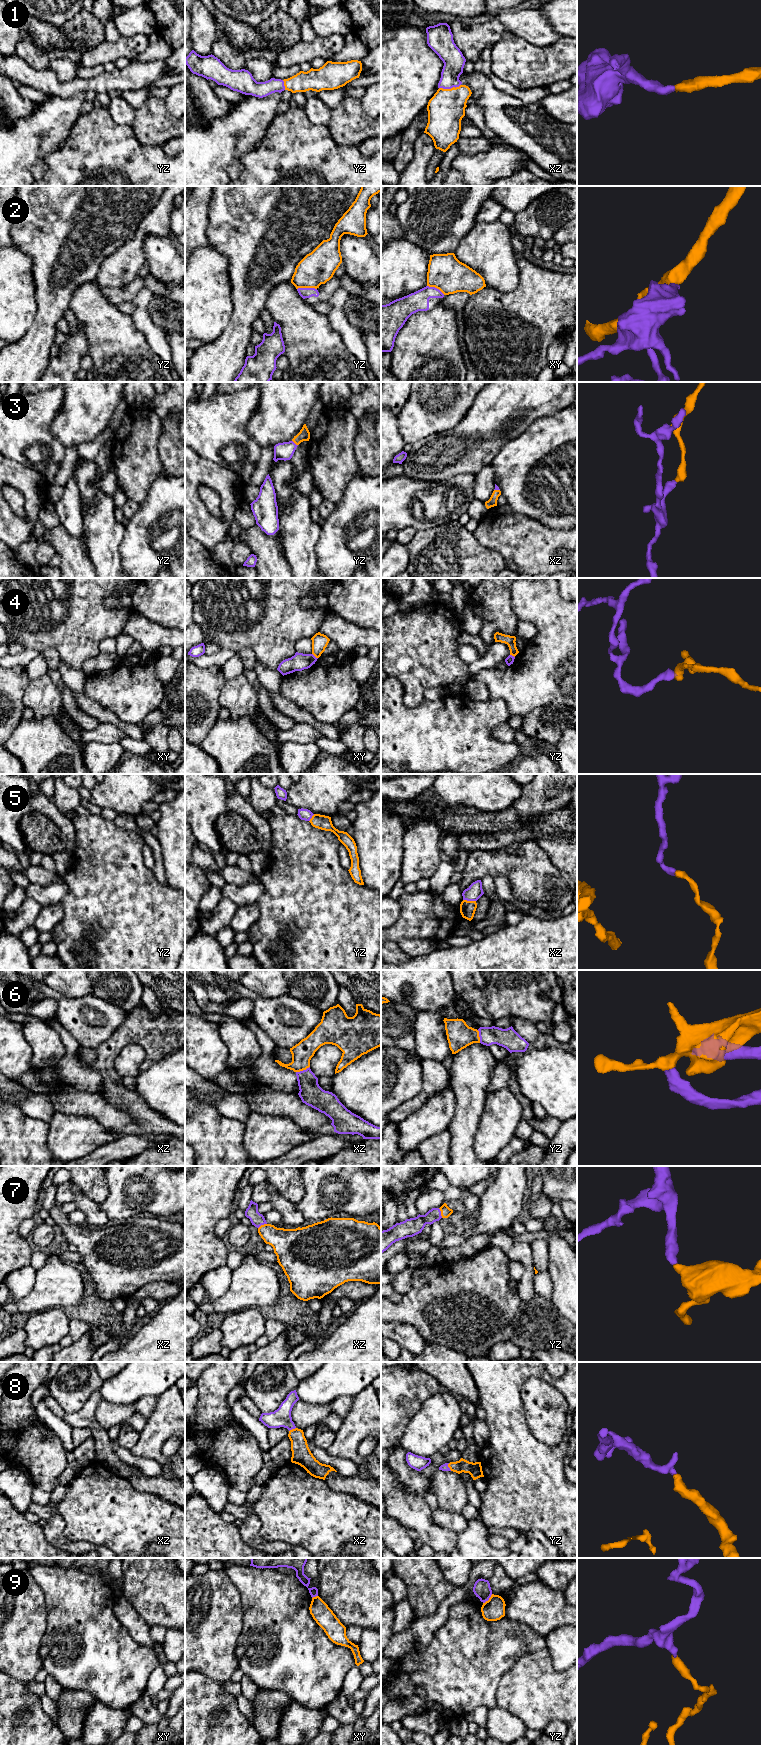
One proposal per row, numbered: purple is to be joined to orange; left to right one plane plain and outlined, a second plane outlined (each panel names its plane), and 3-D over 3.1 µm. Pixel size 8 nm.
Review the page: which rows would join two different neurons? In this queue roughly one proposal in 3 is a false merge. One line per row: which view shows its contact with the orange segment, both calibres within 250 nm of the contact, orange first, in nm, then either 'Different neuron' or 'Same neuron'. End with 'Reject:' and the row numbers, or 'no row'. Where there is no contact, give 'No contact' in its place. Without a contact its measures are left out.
1: Touches orange in xz. Thickness 300 nm (orange) against 170 nm. Same neuron
2: Touches orange in yz. Thickness 260 nm (orange) against 80 nm. Different neuron
3: Touches orange in yz. Thickness 100 nm (orange) against 140 nm. Same neuron
4: Touches orange in xy. Thickness 130 nm (orange) against 140 nm. Different neuron
5: Touches orange in xz. Thickness 130 nm (orange) against 120 nm. Different neuron
6: Touches orange in xz. Thickness 160 nm (orange) against 180 nm. Same neuron
7: Touches orange in yz. Thickness 80 nm (orange) against 140 nm. Same neuron
8: Touches orange in yz. Thickness 110 nm (orange) against 60 nm. Same neuron
9: Touches orange in yz. Thickness 180 nm (orange) against 140 nm. Different neuron
Reject: 2, 4, 5, 9

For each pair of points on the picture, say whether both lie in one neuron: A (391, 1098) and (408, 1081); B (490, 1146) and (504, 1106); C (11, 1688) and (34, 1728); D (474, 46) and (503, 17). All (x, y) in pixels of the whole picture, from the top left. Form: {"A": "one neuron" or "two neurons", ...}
{"A": "one neuron", "B": "one neuron", "C": "one neuron", "D": "two neurons"}

